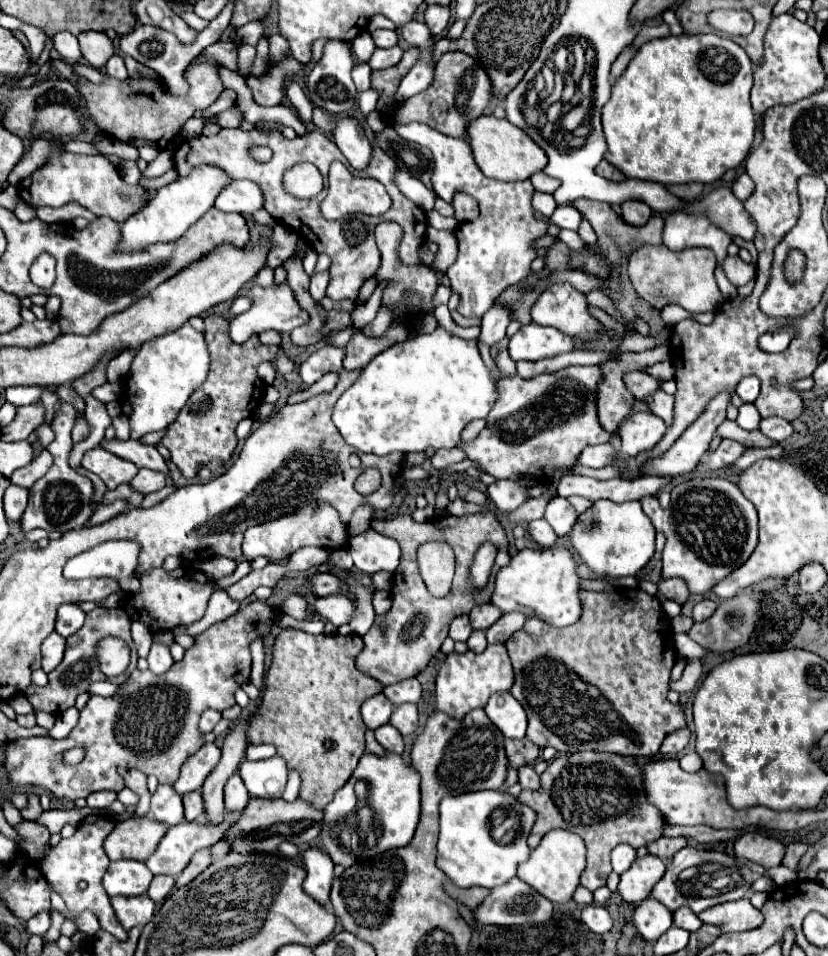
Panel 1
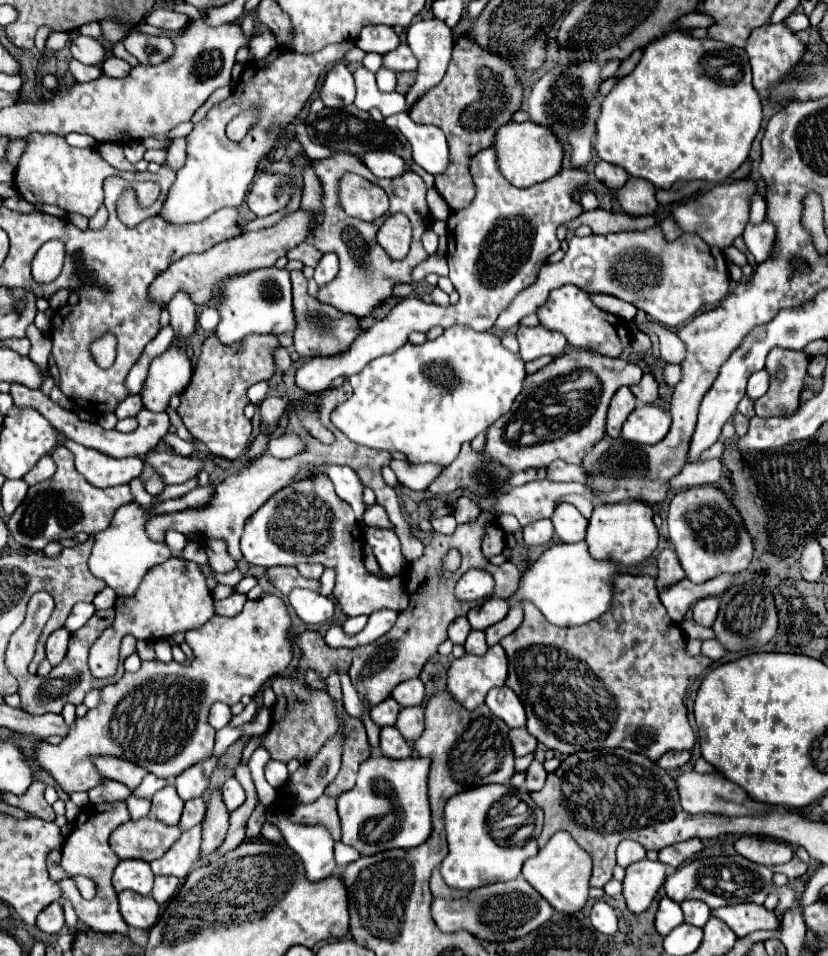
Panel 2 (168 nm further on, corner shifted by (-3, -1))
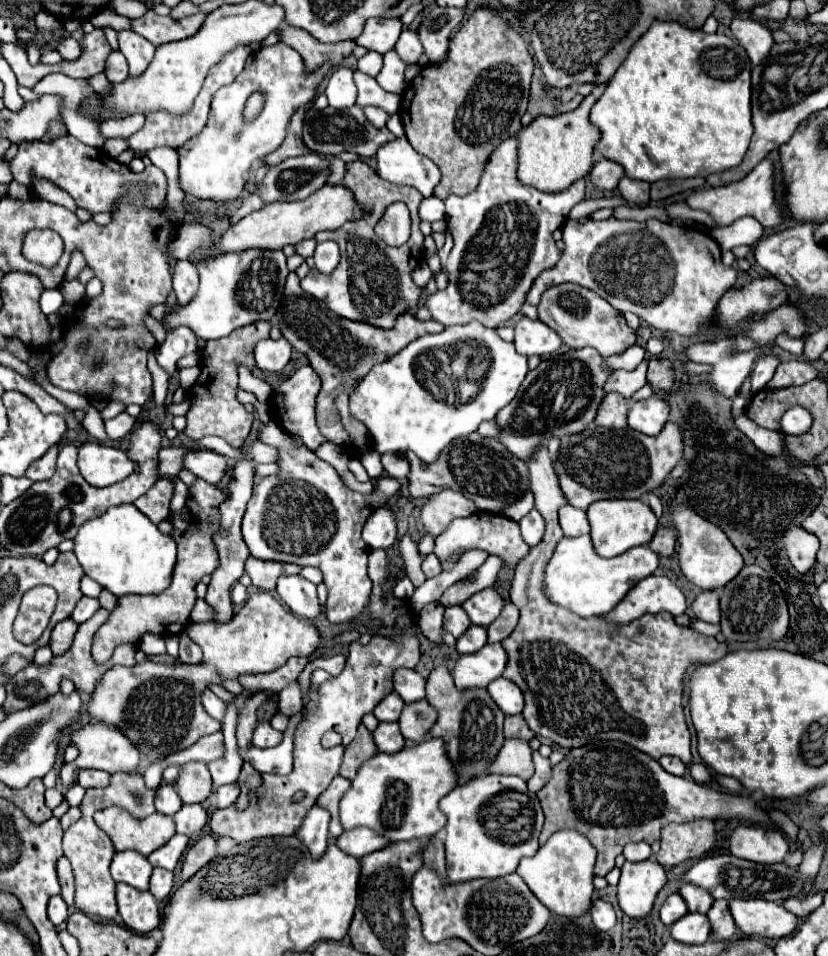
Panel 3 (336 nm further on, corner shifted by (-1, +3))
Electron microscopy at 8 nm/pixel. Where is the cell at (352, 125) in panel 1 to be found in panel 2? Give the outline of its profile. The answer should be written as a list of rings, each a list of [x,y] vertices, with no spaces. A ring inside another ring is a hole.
[[[367,152],[361,160],[377,178],[397,178],[411,170],[411,166],[393,152]]]

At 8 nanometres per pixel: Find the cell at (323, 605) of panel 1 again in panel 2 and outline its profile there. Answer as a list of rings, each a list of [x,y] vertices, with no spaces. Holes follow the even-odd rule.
[[[295,588],[287,598],[289,598],[289,604],[293,606],[295,614],[307,624],[323,624],[335,612],[335,604],[331,598],[325,598],[311,590]]]

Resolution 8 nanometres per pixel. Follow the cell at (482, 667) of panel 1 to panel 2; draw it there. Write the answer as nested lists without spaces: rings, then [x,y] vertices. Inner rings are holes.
[[[495,644],[483,656],[465,654],[453,660],[447,672],[447,690],[467,710],[477,708],[485,702],[491,688],[503,686],[507,678],[507,656],[505,650]]]

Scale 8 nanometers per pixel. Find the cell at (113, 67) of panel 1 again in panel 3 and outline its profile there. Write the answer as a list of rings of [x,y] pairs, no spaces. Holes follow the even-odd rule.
[[[111,52],[107,56],[107,62],[105,62],[105,76],[109,82],[121,82],[129,76],[129,66],[127,66],[127,60],[121,52]]]

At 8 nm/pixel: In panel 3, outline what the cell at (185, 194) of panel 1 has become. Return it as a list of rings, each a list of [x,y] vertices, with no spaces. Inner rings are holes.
[[[277,42],[253,52],[235,82],[215,92],[205,128],[179,148],[181,190],[197,200],[213,200],[221,204],[237,200],[245,190],[249,170],[281,146],[291,116],[315,98],[323,78],[325,72],[307,72],[299,52],[287,44]],[[251,92],[267,94],[267,102],[263,112],[253,122],[245,124],[241,120],[241,110]]]

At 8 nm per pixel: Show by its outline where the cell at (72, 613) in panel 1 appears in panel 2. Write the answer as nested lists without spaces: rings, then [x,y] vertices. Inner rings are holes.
[[[79,602],[79,604],[75,604],[75,608],[71,610],[71,614],[69,614],[67,622],[65,622],[65,628],[67,628],[69,632],[75,632],[75,630],[79,630],[81,626],[85,626],[87,620],[89,620],[93,614],[95,614],[95,606],[93,606],[93,604]]]

